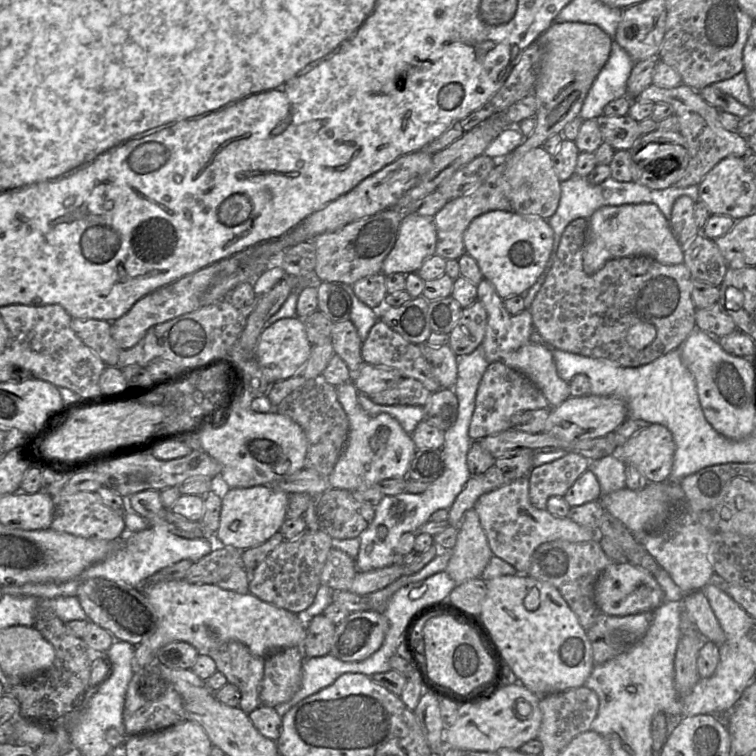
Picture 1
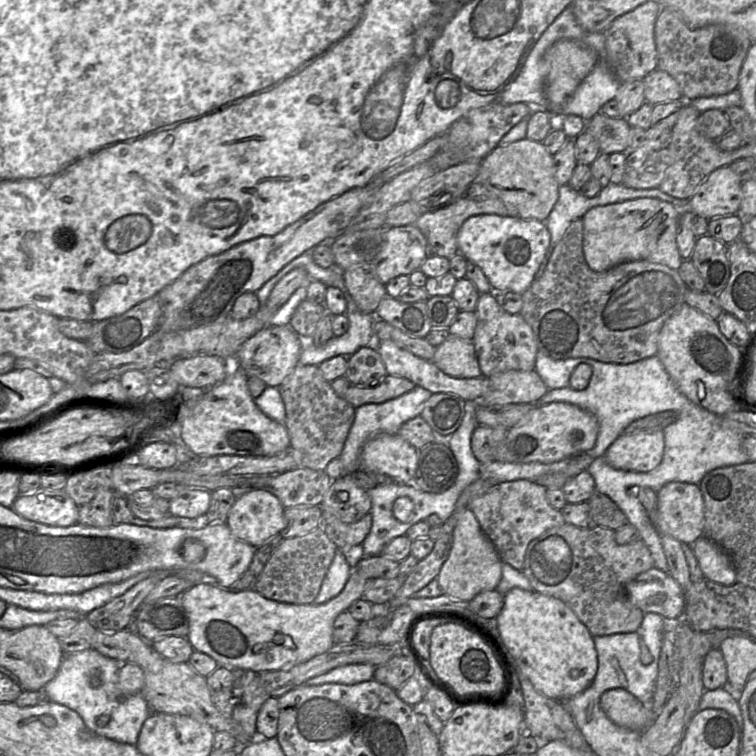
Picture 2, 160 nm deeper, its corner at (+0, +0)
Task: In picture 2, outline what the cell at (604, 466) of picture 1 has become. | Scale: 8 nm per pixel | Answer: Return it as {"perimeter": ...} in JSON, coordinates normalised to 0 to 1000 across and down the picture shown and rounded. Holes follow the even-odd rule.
{"perimeter":[[[710,464],[706,491],[726,515],[710,532],[710,536],[720,536],[728,532],[750,532],[783,546],[788,552],[792,562],[791,577],[787,590],[776,599],[780,607],[776,623],[786,634],[787,647],[804,656],[827,681],[829,690],[843,700],[845,713],[852,717],[861,731],[865,742],[865,751],[877,757],[884,757],[884,747],[874,721],[873,708],[861,690],[849,665],[844,659],[839,657],[840,648],[835,649],[833,646],[845,643],[860,646],[865,651],[869,651],[886,638],[905,638],[923,642],[931,628],[943,620],[991,611],[991,606],[983,595],[981,585],[985,577],[993,575],[981,575],[976,570],[970,569],[966,561],[955,550],[950,550],[934,542],[905,524],[896,515],[868,470],[833,481],[813,481],[795,479],[782,474],[735,476],[725,472],[718,466]],[[766,481],[778,481],[783,487],[779,508],[769,517],[758,516],[753,512],[753,500],[758,489]],[[877,544],[892,544],[896,548],[896,554],[877,567],[878,601],[874,612],[868,619],[851,626],[823,623],[808,618],[800,610],[798,603],[802,595],[825,571],[832,561],[843,554]]]}

